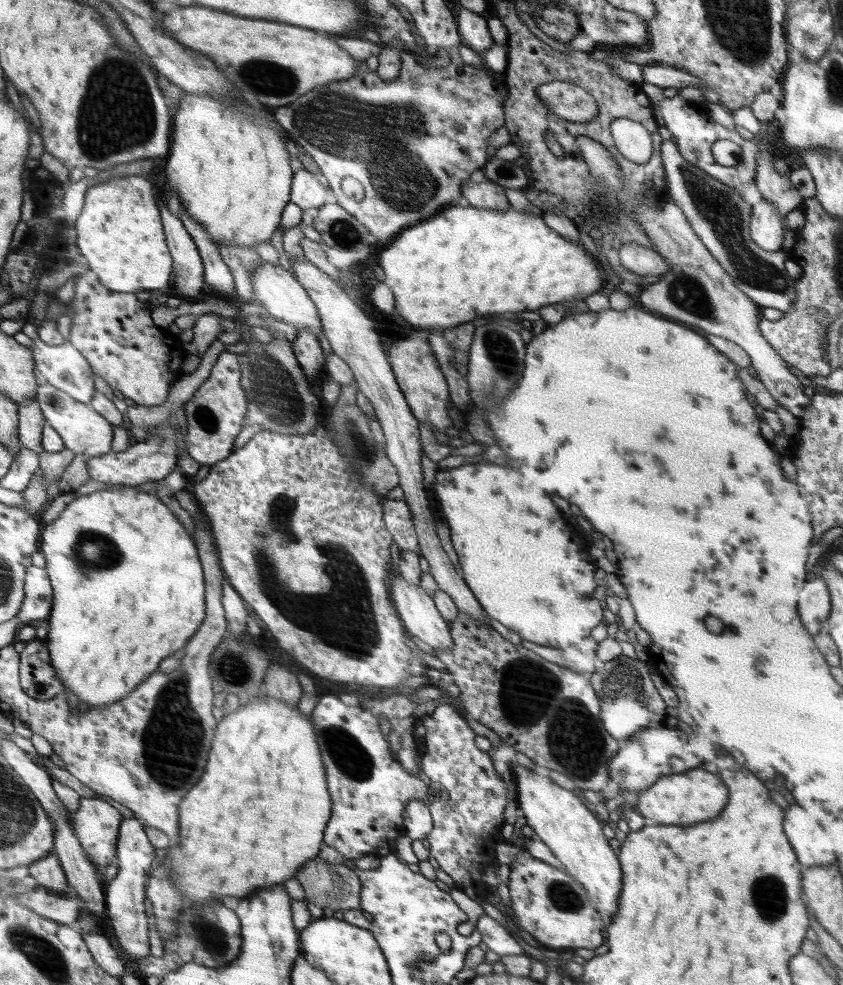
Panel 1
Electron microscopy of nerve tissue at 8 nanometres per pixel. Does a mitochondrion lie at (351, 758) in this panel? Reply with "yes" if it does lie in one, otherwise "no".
yes

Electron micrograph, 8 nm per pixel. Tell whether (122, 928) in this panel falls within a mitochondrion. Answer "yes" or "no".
no

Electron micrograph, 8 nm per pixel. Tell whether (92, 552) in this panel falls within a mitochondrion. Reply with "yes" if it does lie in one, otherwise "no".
yes

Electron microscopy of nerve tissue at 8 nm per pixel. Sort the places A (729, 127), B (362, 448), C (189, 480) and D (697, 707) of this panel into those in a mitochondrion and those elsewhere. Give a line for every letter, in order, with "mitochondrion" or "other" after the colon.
A: other
B: mitochondrion
C: other
D: other

